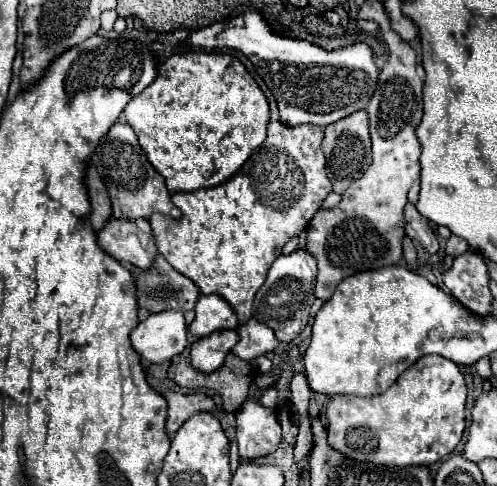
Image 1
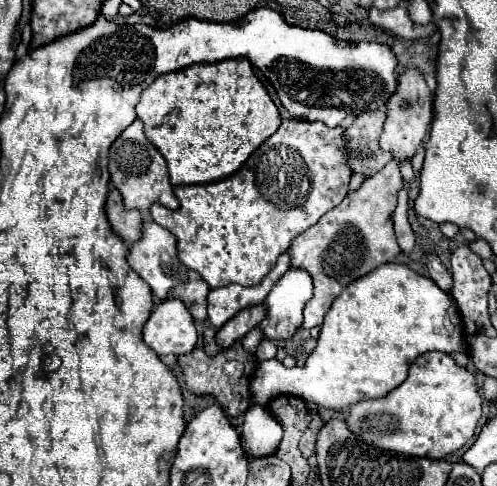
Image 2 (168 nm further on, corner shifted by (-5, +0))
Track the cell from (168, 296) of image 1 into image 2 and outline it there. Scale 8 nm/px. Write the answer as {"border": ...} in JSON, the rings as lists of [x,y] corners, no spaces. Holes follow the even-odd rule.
{"border":[[[197,272],[187,274],[187,282],[181,282],[173,288],[169,298],[179,298],[187,310],[193,314],[195,320],[205,320],[207,318],[207,294],[209,286]]]}

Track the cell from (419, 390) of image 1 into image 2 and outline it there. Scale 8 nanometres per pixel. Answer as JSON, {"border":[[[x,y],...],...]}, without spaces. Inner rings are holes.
{"border":[[[421,354],[409,368],[401,386],[389,396],[349,406],[347,426],[363,442],[405,456],[441,460],[463,448],[475,434],[481,418],[481,396],[475,376],[459,368],[449,354]]]}

